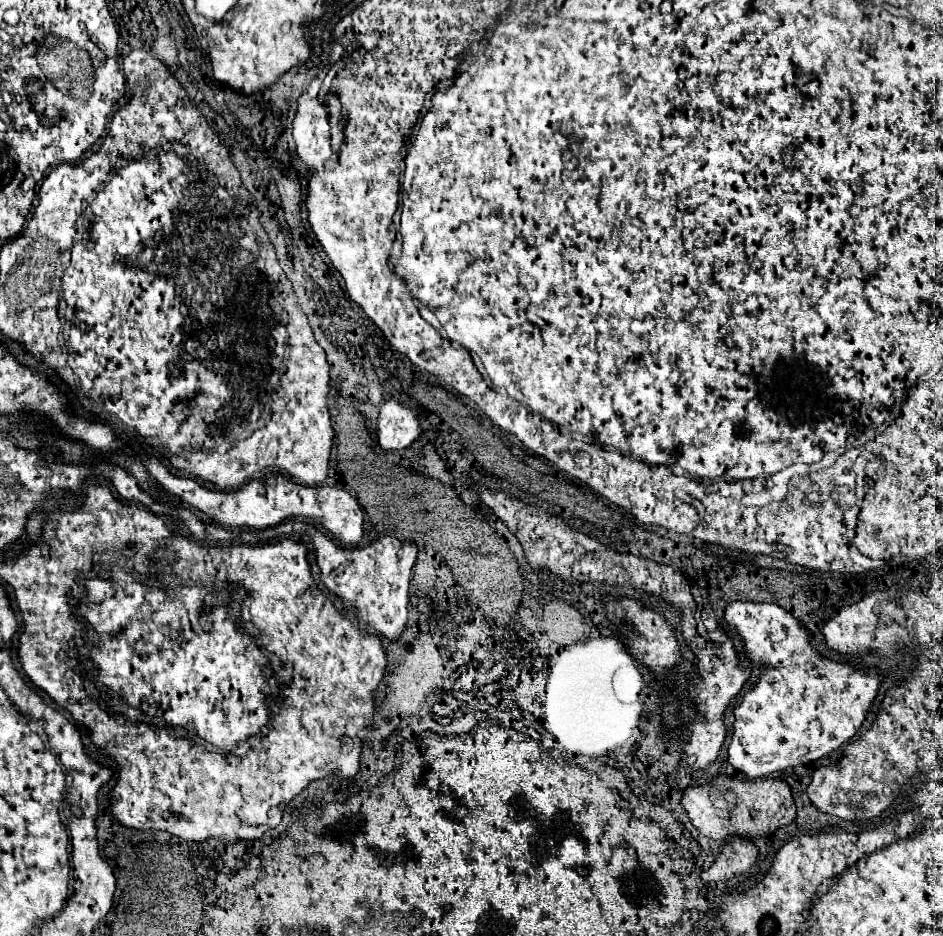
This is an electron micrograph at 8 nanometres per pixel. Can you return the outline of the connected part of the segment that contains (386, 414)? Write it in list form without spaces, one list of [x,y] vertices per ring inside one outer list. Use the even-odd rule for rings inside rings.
[[[388,399],[380,405],[378,417],[378,441],[382,449],[406,449],[422,433],[418,413],[404,407],[396,399]]]

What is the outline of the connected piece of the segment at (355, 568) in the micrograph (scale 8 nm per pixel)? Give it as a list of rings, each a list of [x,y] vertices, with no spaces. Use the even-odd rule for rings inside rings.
[[[284,523],[278,527],[272,527],[270,533],[274,537],[284,535],[308,535],[312,539],[312,545],[316,549],[316,561],[320,567],[320,575],[324,585],[330,589],[330,593],[342,597],[344,605],[358,609],[358,619],[362,627],[368,627],[372,633],[384,635],[390,641],[396,641],[408,619],[408,587],[410,587],[410,569],[414,567],[416,557],[416,545],[398,541],[396,537],[382,535],[376,541],[362,547],[342,547],[328,539],[322,531],[318,531],[314,525],[308,523]]]

